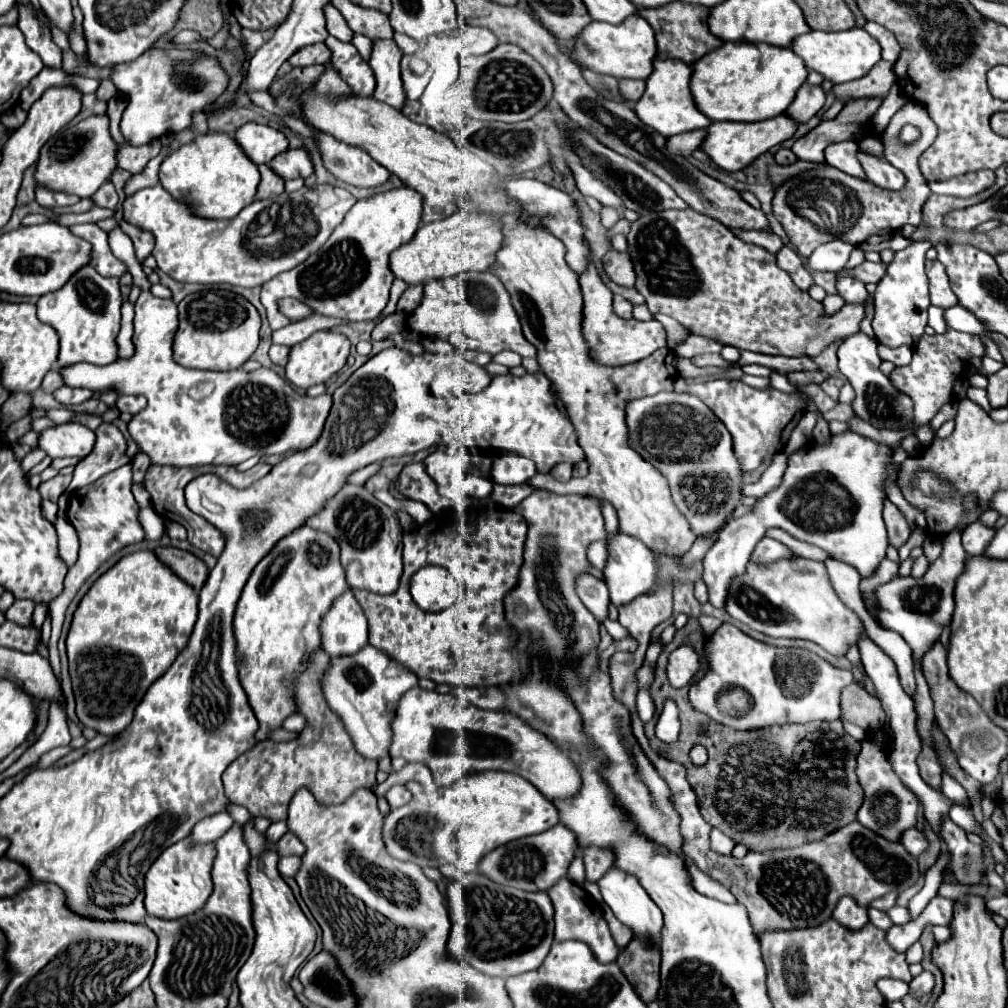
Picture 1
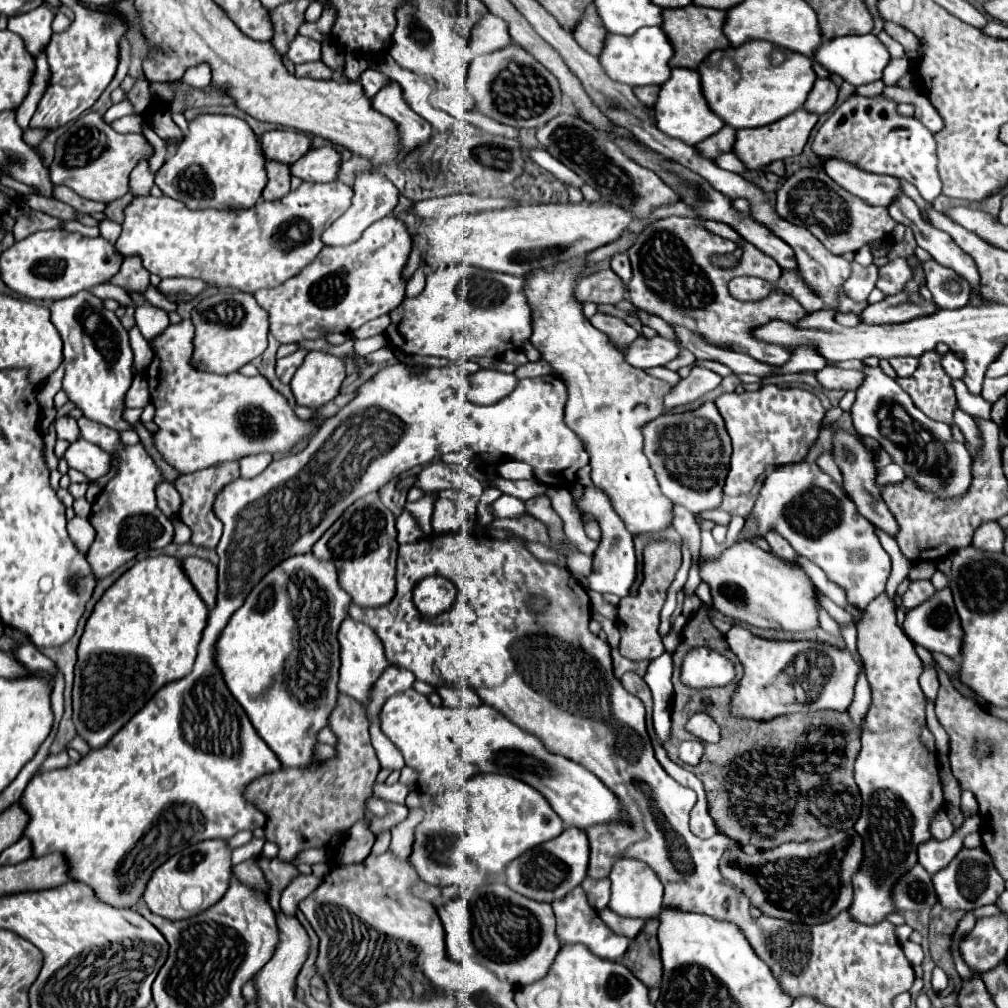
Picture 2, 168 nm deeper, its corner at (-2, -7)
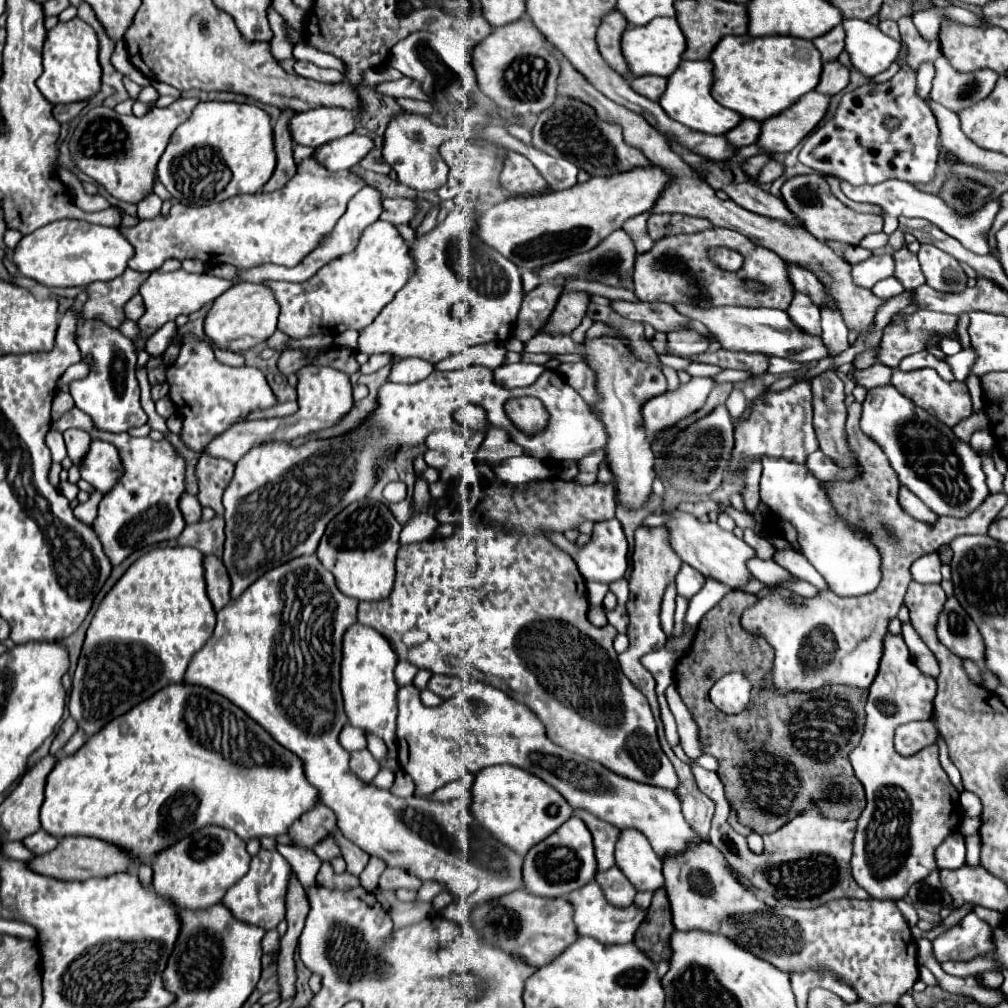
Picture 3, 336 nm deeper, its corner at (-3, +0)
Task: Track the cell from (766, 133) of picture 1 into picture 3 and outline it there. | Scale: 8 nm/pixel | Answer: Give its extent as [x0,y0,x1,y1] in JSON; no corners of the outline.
[755,91,831,155]

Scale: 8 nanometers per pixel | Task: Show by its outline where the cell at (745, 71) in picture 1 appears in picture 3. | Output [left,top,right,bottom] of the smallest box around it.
[709,35,823,121]

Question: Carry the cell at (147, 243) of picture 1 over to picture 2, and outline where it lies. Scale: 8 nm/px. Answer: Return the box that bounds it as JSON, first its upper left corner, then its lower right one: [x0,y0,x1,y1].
[110,258,150,294]

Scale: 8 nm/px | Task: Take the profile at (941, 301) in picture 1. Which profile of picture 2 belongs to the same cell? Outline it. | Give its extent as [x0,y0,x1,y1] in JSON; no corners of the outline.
[922,260,970,308]

